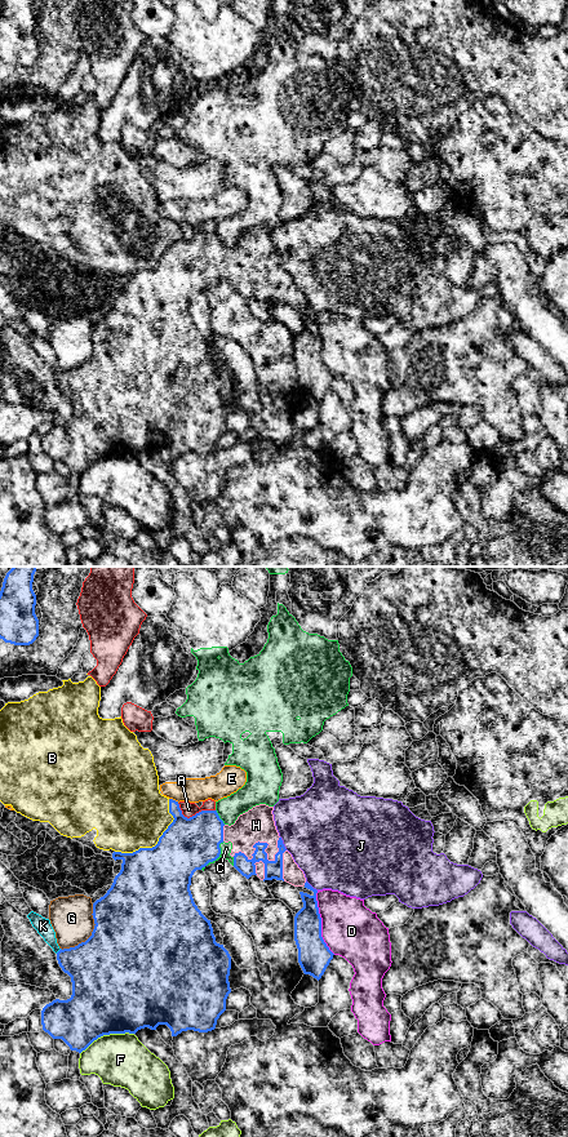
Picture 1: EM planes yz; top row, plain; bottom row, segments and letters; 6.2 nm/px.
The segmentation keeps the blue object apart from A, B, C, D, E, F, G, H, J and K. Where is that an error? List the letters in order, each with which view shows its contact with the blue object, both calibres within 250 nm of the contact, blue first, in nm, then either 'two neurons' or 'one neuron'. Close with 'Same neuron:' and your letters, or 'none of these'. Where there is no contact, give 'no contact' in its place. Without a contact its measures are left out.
A: meets blue in yz; 340 nm thick on the blue side, 90 nm on the other; two neurons
B: meets blue in yz; 440 nm thick on the blue side, 460 nm on the other; two neurons
C: meets blue in yz; 340 nm thick on the blue side, 70 nm on the other; two neurons
D: meets blue in yz; 200 nm thick on the blue side, 340 nm on the other; two neurons
E: meets blue in yz; 260 nm thick on the blue side, 160 nm on the other; two neurons
F: meets blue in yz; 480 nm thick on the blue side, 320 nm on the other; two neurons
G: meets blue in yz; 500 nm thick on the blue side, 260 nm on the other; two neurons
H: meets blue in yz; 110 nm thick on the blue side, 200 nm on the other; one neuron
J: meets blue in yz; 110 nm thick on the blue side, 480 nm on the other; two neurons
K: meets blue in yz; 340 nm thick on the blue side, 100 nm on the other; two neurons
Same neuron: H

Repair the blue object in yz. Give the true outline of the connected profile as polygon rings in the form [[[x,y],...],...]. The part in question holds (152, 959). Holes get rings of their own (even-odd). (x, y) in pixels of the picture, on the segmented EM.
[[[169,799],[169,813],[174,820],[155,847],[139,848],[133,853],[114,852],[112,858],[123,861],[121,870],[107,893],[93,903],[92,915],[96,925],[92,936],[75,947],[61,949],[57,952],[59,967],[71,977],[72,995],[67,1000],[56,999],[43,1008],[43,1030],[53,1039],[62,1039],[71,1051],[81,1053],[103,1035],[136,1034],[145,1027],[156,1030],[159,1025],[167,1025],[172,1036],[187,1030],[208,1032],[216,1029],[231,992],[228,982],[231,956],[223,945],[216,942],[210,920],[195,905],[190,885],[196,870],[201,870],[219,857],[219,844],[223,841],[232,843],[230,856],[234,858],[234,867],[247,879],[257,875],[263,881],[283,880],[314,892],[312,896],[299,892],[303,907],[294,916],[294,941],[303,973],[319,981],[334,954],[321,937],[318,890],[306,881],[303,871],[285,849],[276,830],[272,810],[274,807],[266,804],[256,805],[228,826],[223,823],[217,810],[201,810],[187,818],[182,814],[178,801]]]

